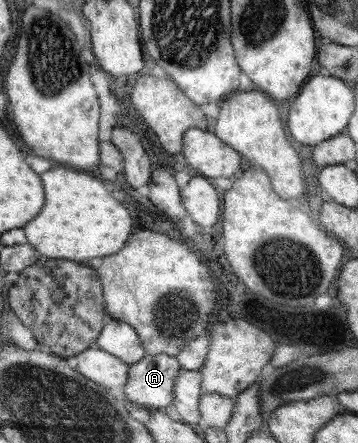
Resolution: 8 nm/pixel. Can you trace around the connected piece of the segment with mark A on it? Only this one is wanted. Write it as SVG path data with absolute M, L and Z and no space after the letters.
M148 355L136 364L129 365L128 380L126 385L120 392L120 396L124 397L134 404L140 404L148 409L166 408L175 402L175 380L182 371L180 362L175 356L168 355Z

